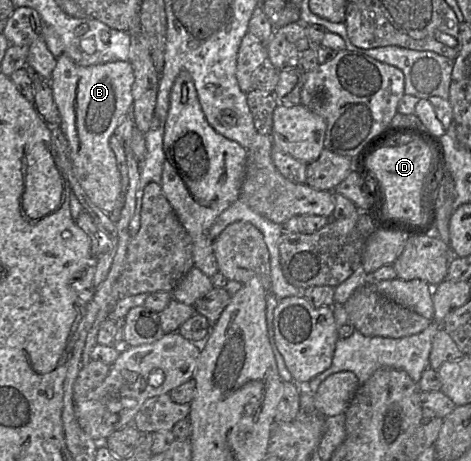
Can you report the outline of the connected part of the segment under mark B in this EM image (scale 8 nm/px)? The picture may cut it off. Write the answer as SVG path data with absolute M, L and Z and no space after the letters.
M64 53L57 57L49 80L75 175L89 200L107 214L118 206L121 191L121 174L109 141L123 116L131 112L133 82L128 61L80 66Z

